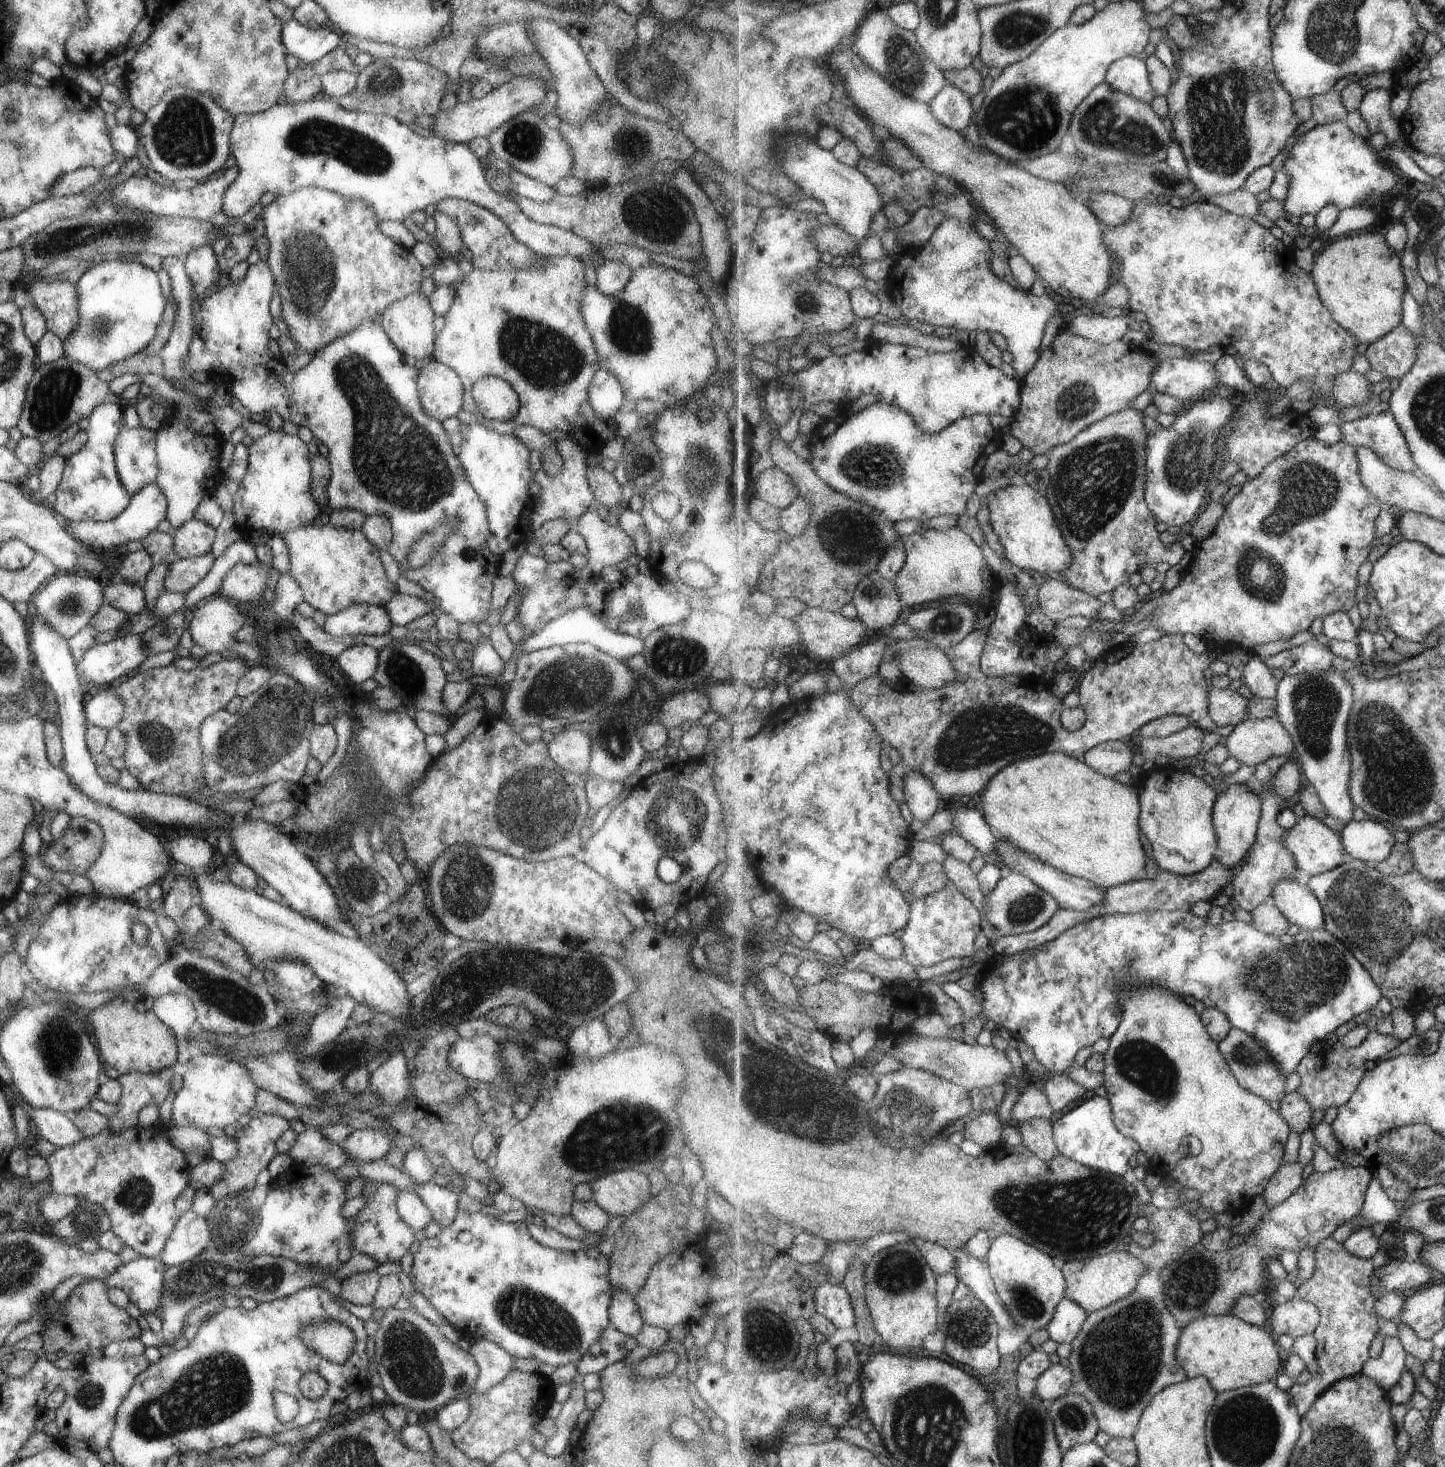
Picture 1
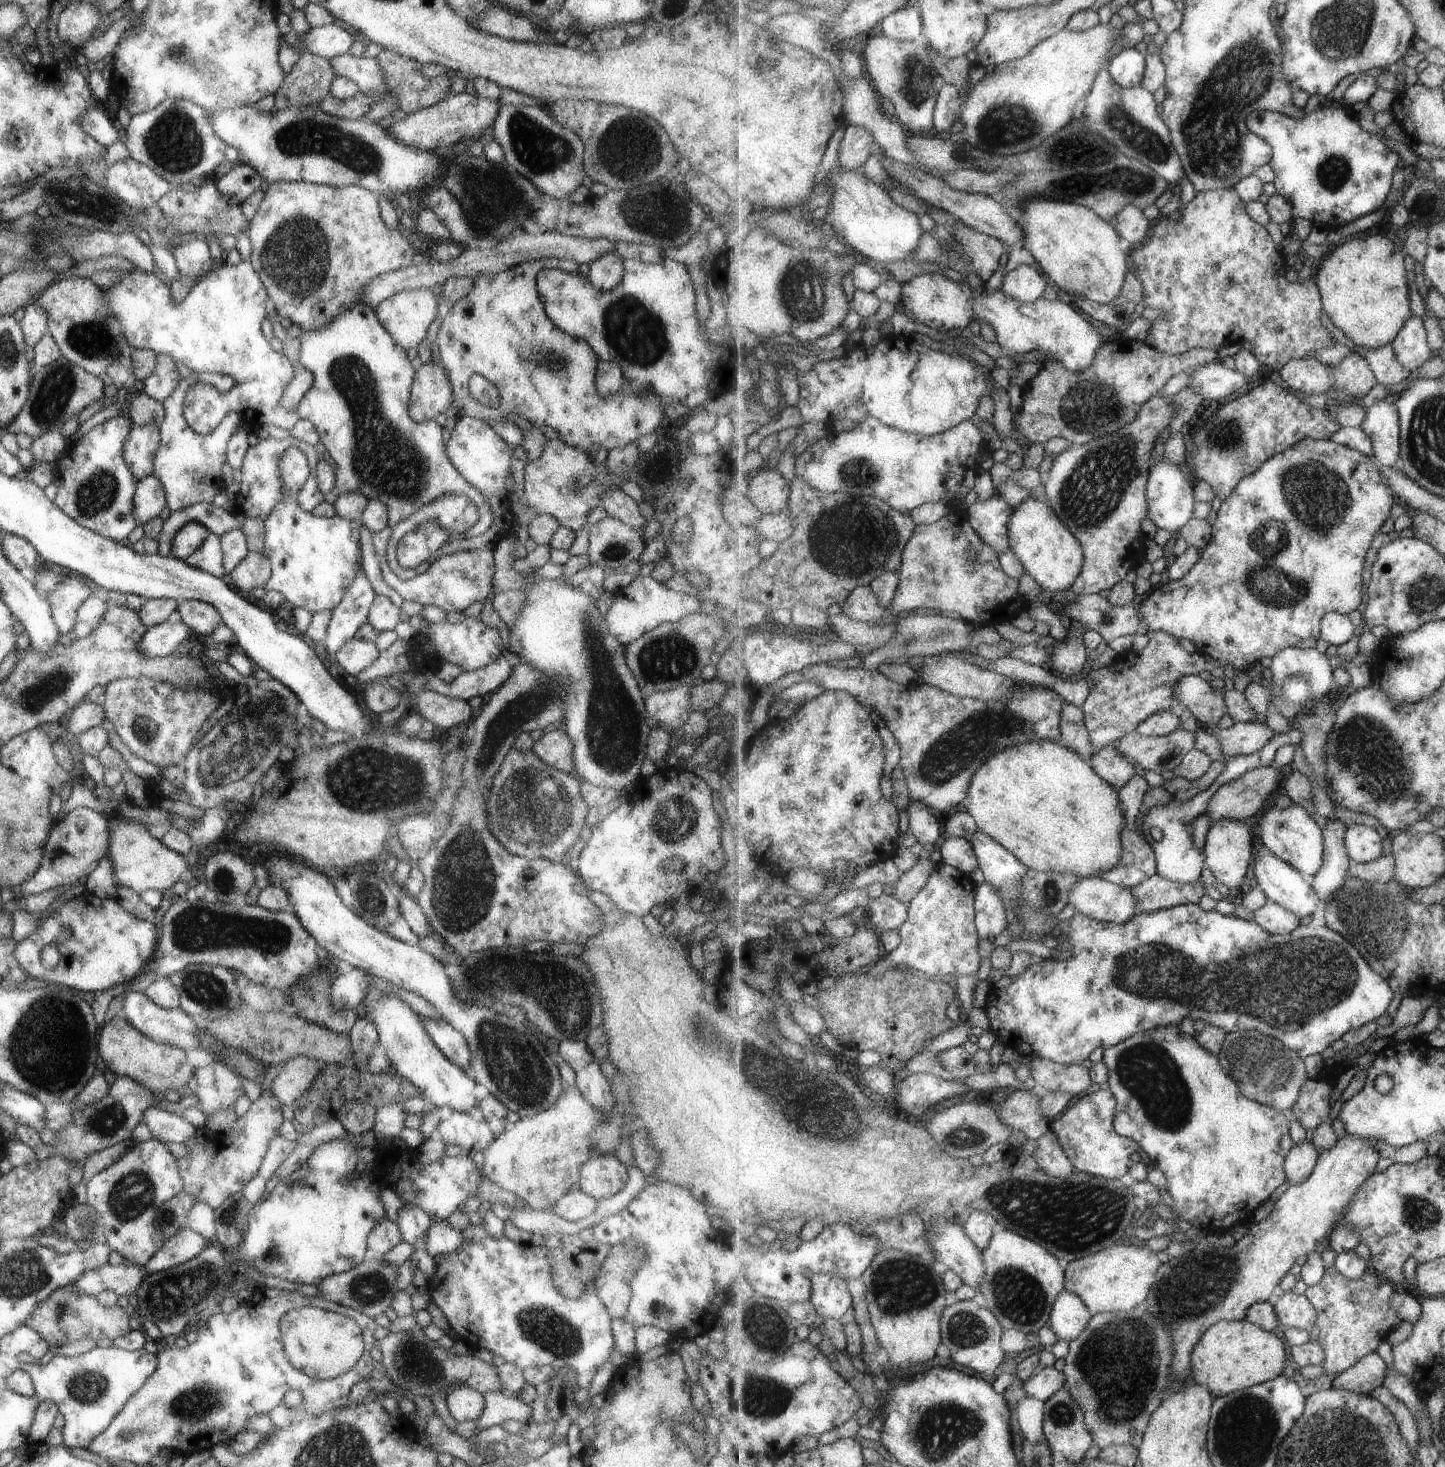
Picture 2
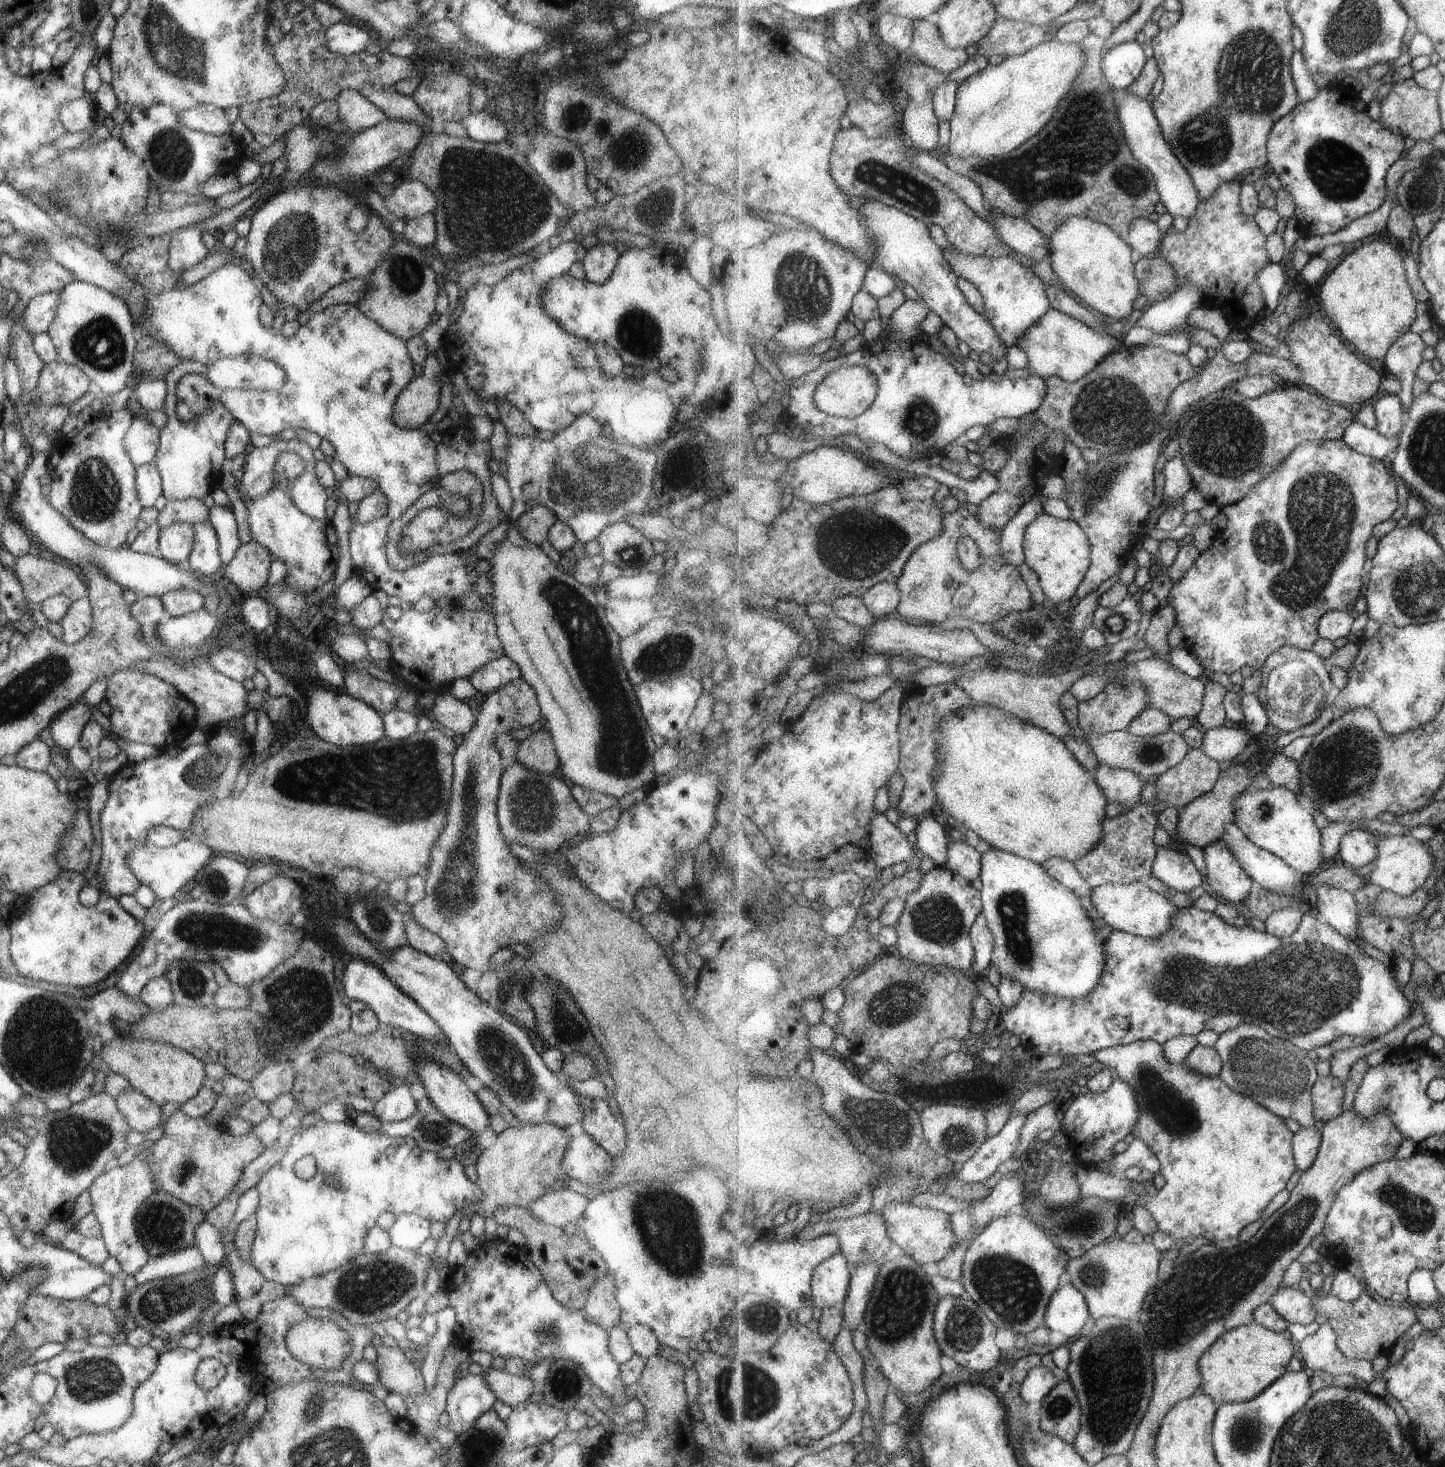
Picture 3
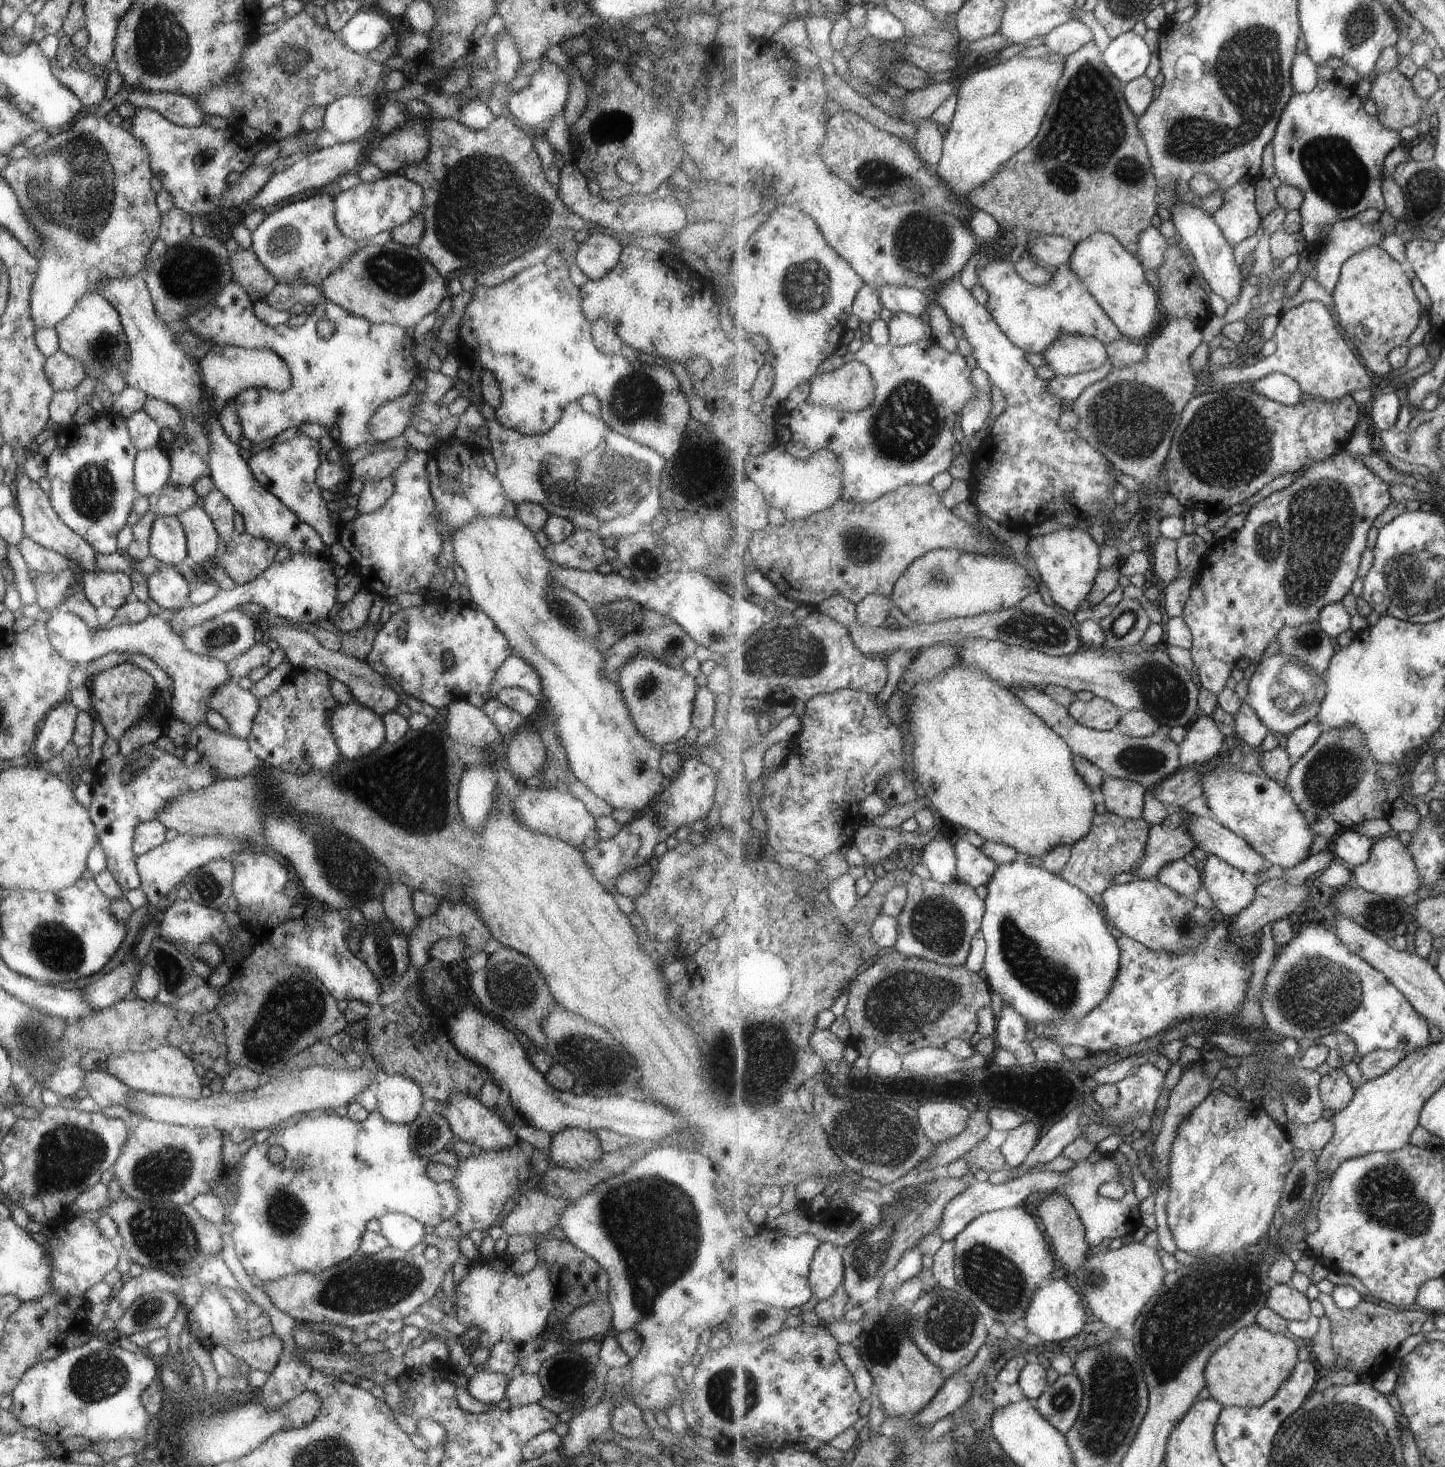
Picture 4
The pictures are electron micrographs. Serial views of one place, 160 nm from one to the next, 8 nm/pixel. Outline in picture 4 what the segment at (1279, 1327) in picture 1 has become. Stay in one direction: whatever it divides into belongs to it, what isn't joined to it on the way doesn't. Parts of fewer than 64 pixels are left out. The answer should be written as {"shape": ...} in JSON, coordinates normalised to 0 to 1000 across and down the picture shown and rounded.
{"shape":[[[884,875],[878,880],[877,890],[891,900],[905,900],[907,898],[907,886],[893,875]]]}

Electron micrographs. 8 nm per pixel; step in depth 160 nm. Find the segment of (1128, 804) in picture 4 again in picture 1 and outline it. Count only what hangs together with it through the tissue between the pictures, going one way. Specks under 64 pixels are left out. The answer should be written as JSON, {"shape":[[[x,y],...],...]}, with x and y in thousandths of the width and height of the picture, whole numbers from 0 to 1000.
{"shape":[[[774,504],[757,509],[749,518],[759,526],[763,527],[765,530],[770,530],[777,525],[781,525],[784,519],[784,515],[783,510]]]}

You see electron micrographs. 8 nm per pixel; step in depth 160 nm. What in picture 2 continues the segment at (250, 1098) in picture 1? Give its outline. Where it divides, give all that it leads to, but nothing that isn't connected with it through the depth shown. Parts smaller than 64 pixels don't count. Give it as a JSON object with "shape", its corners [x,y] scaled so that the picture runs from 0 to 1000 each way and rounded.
{"shape":[[[147,723],[140,727],[134,728],[132,744],[136,748],[136,756],[141,760],[161,755],[162,750],[168,746],[168,741],[162,729]]]}

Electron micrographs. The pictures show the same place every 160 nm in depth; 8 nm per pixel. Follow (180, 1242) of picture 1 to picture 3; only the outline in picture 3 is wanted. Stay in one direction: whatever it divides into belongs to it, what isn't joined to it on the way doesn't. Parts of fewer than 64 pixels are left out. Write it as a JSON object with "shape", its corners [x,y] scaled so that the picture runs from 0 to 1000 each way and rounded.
{"shape":[[[134,848],[108,857],[103,857],[102,860],[91,870],[94,875],[97,876],[104,872],[112,872],[141,865],[143,865],[141,859]]]}

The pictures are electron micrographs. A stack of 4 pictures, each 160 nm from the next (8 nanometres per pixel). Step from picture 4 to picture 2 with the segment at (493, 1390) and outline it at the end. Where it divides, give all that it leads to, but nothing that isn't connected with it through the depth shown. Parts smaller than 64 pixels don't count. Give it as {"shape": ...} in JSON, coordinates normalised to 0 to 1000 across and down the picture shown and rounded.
{"shape":[[[323,944],[313,945],[308,950],[309,963],[316,970],[329,968],[334,960],[334,951]]]}

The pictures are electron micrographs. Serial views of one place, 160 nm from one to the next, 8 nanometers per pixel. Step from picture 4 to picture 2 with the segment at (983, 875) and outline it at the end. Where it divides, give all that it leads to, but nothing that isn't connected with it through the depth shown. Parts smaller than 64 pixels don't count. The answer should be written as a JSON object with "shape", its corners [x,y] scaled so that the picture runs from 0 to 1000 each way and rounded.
{"shape":[[[655,570],[650,580],[653,588],[660,590],[665,594],[672,596],[677,591],[677,584],[674,577],[669,571]]]}

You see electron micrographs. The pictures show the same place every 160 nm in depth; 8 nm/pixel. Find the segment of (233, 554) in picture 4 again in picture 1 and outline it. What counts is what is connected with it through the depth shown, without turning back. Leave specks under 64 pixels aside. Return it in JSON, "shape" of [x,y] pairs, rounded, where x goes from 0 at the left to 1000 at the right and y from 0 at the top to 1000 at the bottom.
{"shape":[[[179,383],[178,385],[163,384],[154,391],[152,399],[148,406],[160,408],[167,412],[168,410],[179,411],[183,401],[185,389]]]}

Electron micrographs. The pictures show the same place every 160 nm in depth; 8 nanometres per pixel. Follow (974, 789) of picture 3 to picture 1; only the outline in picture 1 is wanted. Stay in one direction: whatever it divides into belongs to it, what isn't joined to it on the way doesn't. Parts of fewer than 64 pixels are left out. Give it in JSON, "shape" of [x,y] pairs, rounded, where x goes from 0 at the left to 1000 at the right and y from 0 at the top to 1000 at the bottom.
{"shape":[[[723,513],[718,516],[713,516],[705,519],[702,519],[696,522],[691,528],[689,528],[683,535],[683,537],[678,543],[678,550],[682,560],[685,562],[688,569],[691,572],[697,572],[699,575],[703,575],[707,579],[714,582],[716,585],[722,586],[722,588],[727,589],[738,596],[748,598],[749,599],[755,601],[756,603],[761,603],[761,605],[765,607],[774,603],[779,603],[787,600],[787,596],[790,596],[791,593],[794,593],[794,582],[791,579],[790,575],[789,558],[790,551],[789,547],[789,538],[787,534],[780,535],[770,532],[770,530],[765,530],[763,527],[759,526],[755,524],[751,518],[747,518],[744,516],[740,516],[737,513]]]}

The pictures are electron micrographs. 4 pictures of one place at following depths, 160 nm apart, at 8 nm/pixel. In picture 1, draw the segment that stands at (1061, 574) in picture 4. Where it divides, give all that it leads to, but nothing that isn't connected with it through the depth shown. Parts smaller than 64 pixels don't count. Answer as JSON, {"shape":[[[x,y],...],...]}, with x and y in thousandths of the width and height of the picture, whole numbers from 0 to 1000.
{"shape":[[[702,327],[700,331],[684,337],[682,340],[684,349],[684,356],[695,373],[696,379],[705,388],[718,389],[720,391],[727,389],[734,391],[743,383],[738,365],[736,364],[735,360],[733,360],[729,347],[727,346],[727,341],[724,337],[720,337],[716,333],[709,330],[708,328]]]}

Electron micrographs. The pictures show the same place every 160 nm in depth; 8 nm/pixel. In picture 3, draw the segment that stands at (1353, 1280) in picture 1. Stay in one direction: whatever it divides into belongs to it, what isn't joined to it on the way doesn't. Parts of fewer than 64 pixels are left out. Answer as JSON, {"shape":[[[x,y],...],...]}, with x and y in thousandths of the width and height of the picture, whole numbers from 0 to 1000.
{"shape":[[[908,879],[907,882],[911,894],[916,896],[918,901],[925,909],[925,916],[928,922],[930,922],[932,926],[943,926],[947,930],[954,924],[963,924],[968,911],[971,911],[979,901],[981,901],[981,896],[976,888],[972,889],[954,888],[946,879],[936,888],[928,886],[920,881],[914,882],[913,879]]]}

